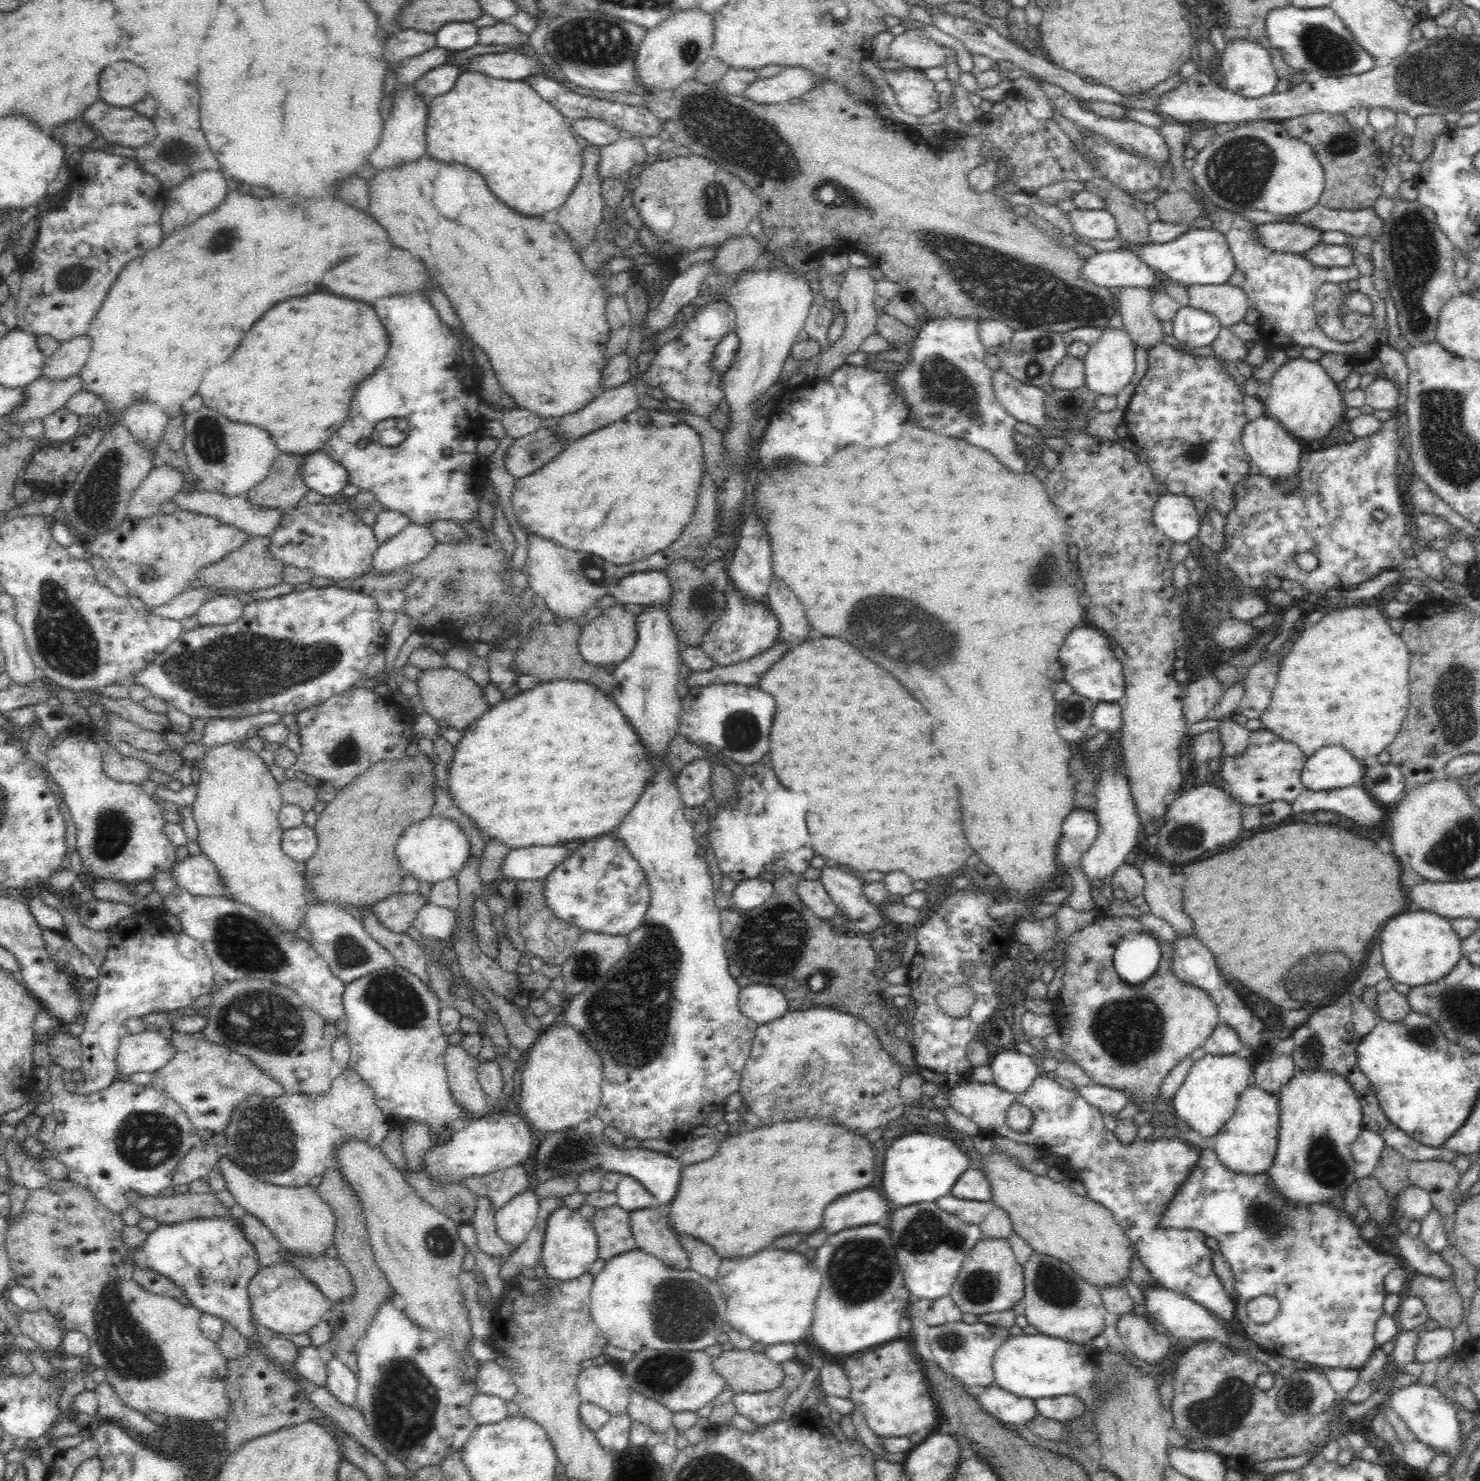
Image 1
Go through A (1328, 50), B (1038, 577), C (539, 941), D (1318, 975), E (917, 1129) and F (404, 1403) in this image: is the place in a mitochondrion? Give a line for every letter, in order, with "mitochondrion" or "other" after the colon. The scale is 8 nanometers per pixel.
A: mitochondrion
B: mitochondrion
C: other
D: mitochondrion
E: other
F: mitochondrion

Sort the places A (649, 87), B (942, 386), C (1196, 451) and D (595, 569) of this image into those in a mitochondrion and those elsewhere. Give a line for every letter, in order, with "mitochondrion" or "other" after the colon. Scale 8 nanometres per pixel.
A: other
B: mitochondrion
C: mitochondrion
D: mitochondrion

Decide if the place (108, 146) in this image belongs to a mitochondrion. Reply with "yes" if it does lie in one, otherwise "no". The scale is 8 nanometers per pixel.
no

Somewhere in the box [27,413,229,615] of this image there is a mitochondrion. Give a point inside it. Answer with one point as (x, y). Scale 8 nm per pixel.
(96, 498)

